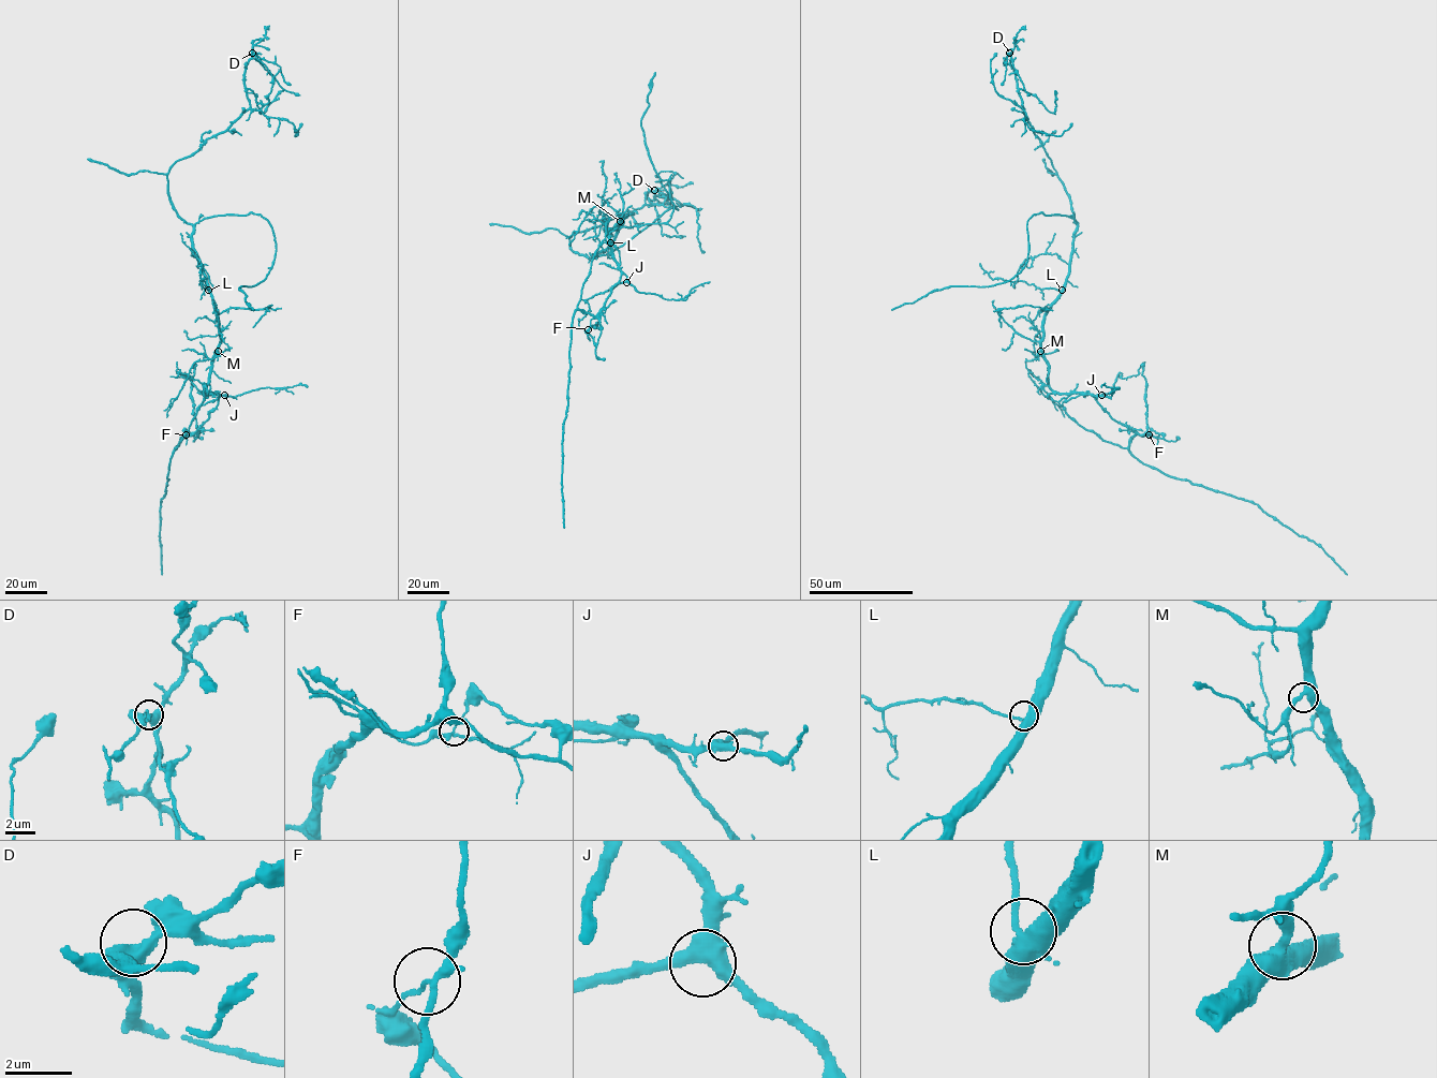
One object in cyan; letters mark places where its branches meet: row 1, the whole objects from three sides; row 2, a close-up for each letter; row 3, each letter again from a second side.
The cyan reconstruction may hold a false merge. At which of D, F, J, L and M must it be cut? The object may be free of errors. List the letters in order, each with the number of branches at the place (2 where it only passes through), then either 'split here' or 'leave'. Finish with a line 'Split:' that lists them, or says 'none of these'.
D: 3 | leave
F: 4 | split here
J: 3 | leave
L: 4 | leave
M: 3 | leave
Split: F

